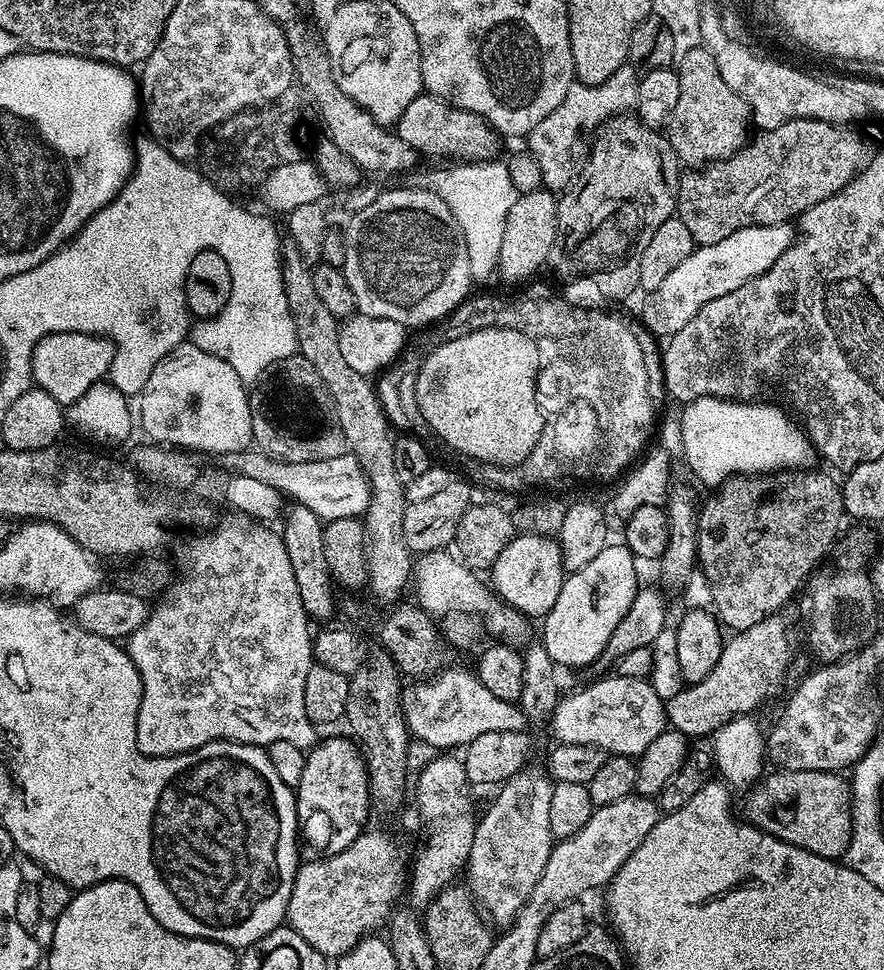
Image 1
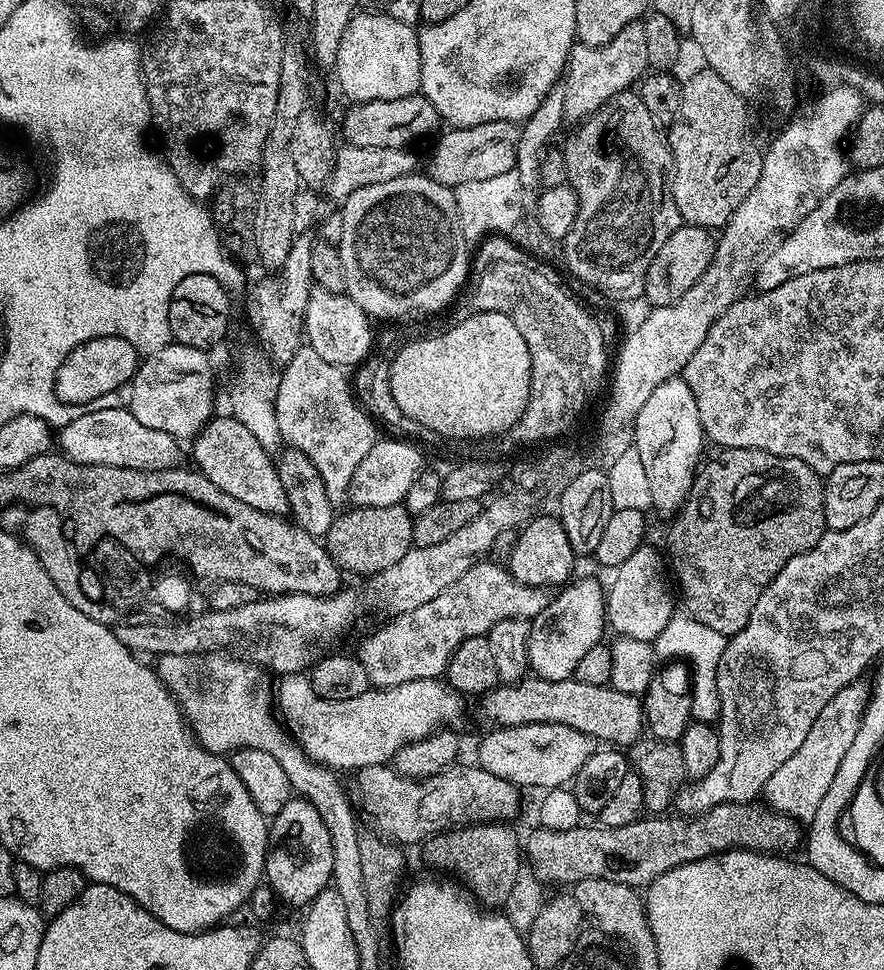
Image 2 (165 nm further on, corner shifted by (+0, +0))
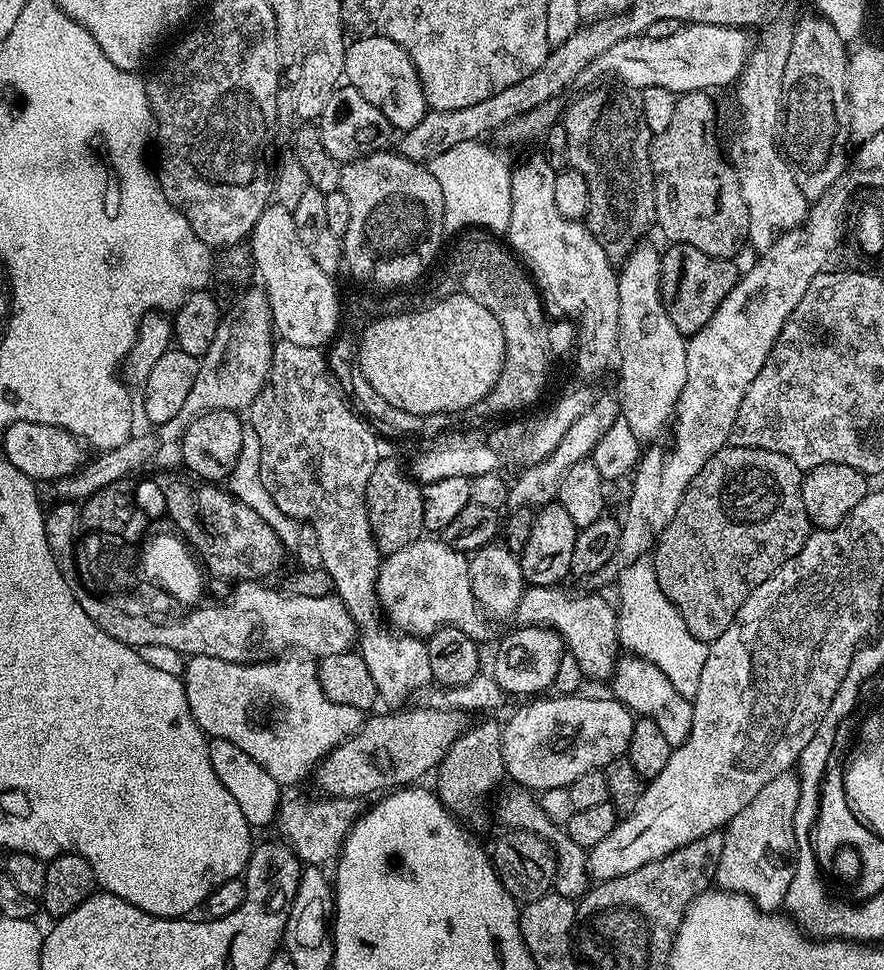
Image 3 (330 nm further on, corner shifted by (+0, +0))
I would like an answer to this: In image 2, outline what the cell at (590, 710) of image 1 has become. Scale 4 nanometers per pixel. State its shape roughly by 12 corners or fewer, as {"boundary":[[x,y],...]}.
{"boundary":[[304,674],[274,704],[329,770],[387,765],[452,726],[465,697],[443,679],[327,700]]}

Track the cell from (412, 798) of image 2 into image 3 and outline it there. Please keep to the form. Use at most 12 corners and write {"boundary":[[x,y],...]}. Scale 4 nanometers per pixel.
{"boundary":[[341,796],[288,800],[278,825],[308,866],[335,861],[361,815]]}

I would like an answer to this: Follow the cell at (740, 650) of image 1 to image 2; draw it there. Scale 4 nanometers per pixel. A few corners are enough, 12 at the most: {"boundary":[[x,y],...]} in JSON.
{"boundary":[[575,678],[504,682],[492,726],[565,724],[612,746],[646,728],[640,696]]}

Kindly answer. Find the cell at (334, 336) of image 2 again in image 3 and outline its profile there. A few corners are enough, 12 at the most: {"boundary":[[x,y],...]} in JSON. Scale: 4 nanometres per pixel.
{"boundary":[[292,209],[250,235],[275,335],[323,349],[341,326],[336,280],[310,258]]}

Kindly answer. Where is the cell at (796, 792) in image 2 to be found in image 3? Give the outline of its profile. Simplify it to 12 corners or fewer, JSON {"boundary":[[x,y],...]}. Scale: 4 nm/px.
{"boundary":[[784,772],[723,829],[715,883],[785,907],[800,777]]}

